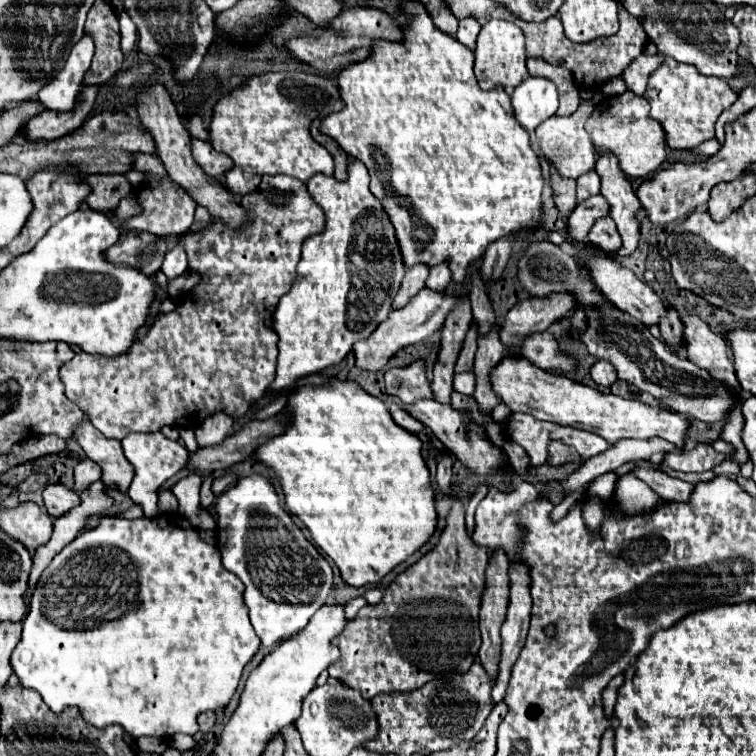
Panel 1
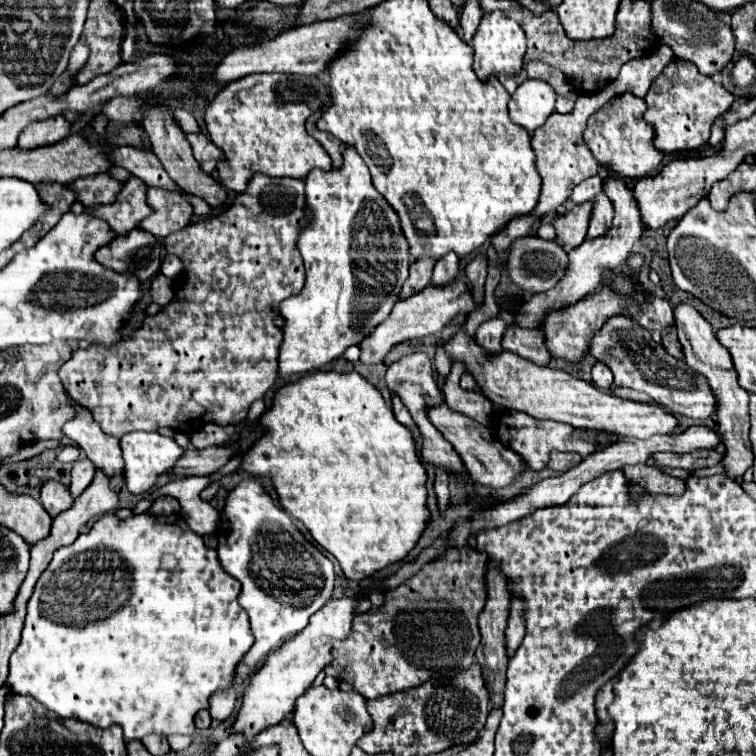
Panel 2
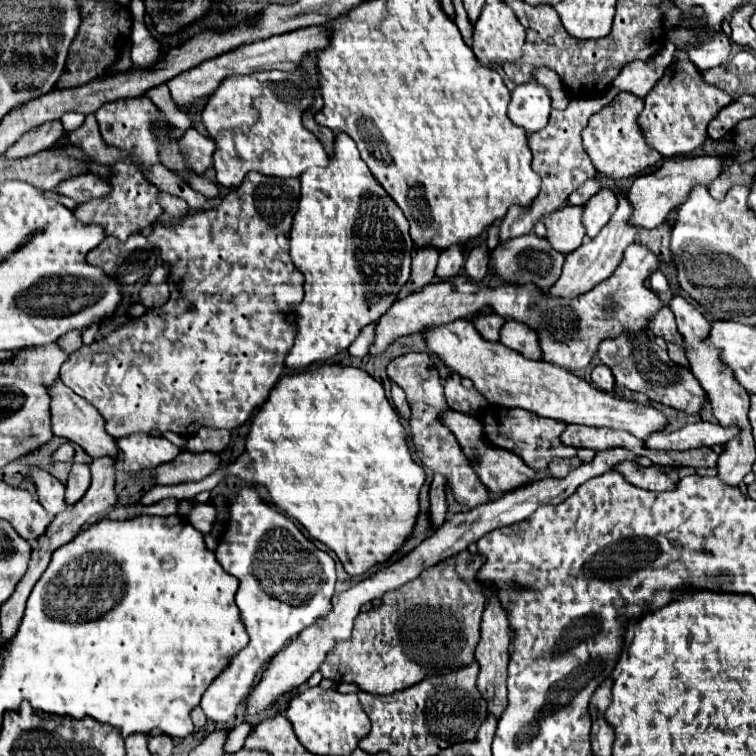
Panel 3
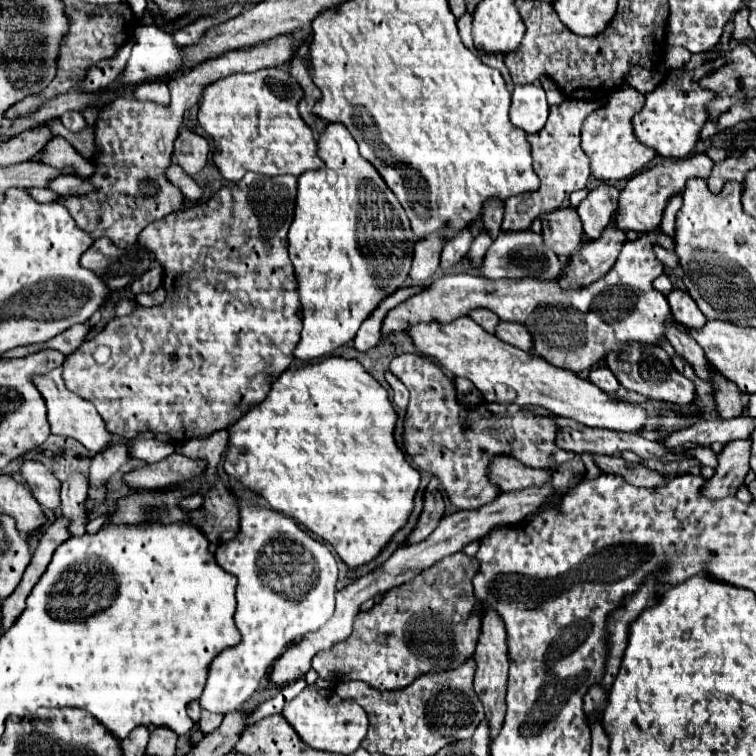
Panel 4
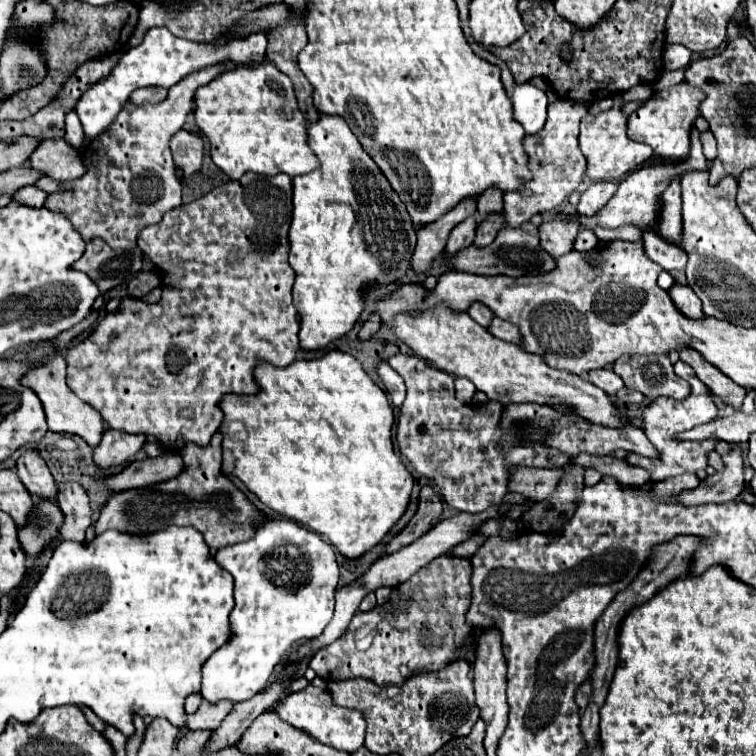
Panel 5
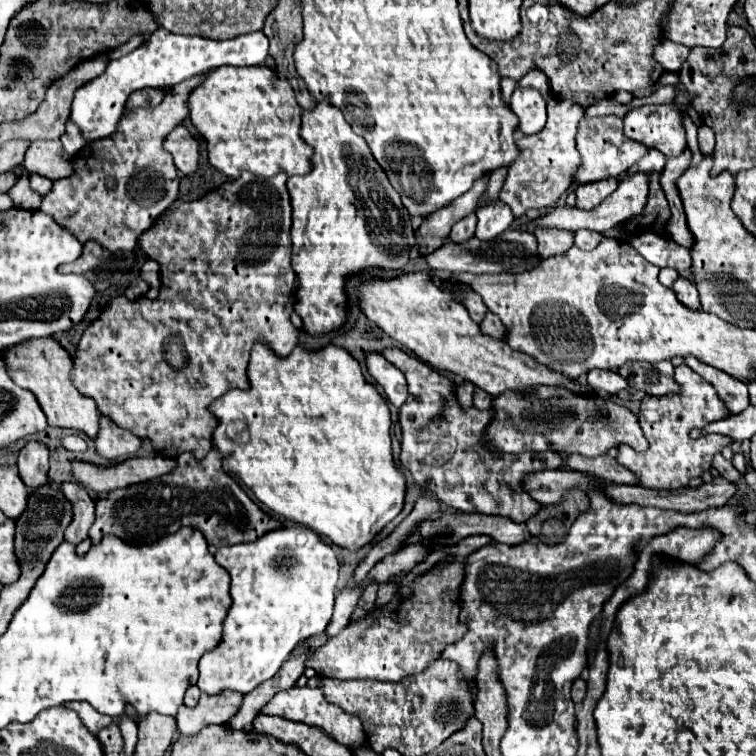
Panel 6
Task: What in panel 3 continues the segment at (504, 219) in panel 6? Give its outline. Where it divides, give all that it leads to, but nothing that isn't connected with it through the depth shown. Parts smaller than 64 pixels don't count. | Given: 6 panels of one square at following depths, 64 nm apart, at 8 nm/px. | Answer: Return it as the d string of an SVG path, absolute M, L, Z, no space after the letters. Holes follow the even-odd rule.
M486 246L474 248L470 252L470 256L468 256L466 264L464 264L464 270L474 282L486 280L486 274L488 274L488 252L486 252Z

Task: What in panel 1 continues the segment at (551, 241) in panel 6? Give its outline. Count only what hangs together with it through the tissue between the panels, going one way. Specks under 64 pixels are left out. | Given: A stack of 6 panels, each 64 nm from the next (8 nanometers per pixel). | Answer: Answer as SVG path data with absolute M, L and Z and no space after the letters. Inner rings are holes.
M590 196L584 202L578 202L574 212L568 218L568 236L574 240L586 240L590 228L596 220L610 214L610 204L604 196Z

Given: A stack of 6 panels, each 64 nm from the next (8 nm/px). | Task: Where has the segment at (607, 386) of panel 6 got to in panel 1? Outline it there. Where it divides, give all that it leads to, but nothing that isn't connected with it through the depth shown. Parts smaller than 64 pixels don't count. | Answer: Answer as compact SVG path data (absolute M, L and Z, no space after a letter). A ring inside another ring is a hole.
M598 360L598 362L590 368L590 376L592 376L592 380L594 380L598 386L604 386L604 388L610 388L610 386L618 380L618 374L616 374L614 366L612 366L608 360Z

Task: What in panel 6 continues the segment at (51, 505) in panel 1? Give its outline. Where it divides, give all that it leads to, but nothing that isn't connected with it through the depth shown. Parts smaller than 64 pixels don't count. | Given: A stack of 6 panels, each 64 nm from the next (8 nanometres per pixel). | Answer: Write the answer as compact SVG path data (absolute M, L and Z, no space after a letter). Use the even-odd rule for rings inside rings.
M28 442L18 452L18 472L22 482L38 490L48 484L48 448L40 442Z

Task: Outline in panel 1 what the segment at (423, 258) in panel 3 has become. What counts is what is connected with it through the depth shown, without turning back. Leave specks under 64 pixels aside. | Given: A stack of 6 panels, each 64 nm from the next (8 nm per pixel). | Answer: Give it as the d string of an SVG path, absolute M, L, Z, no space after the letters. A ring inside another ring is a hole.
M412 266L410 270L406 270L402 286L400 286L400 290L398 290L398 294L396 294L394 302L392 302L394 310L404 308L410 302L410 298L414 298L424 288L428 272L430 272L428 266Z

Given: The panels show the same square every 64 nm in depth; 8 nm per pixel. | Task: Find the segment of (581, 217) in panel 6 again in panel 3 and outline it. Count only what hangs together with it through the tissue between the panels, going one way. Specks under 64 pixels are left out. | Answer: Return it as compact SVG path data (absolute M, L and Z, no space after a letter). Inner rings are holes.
M702 156L702 158L678 158L678 160L664 160L664 164L646 176L638 176L628 190L628 198L634 206L630 216L630 224L636 228L658 228L668 220L672 210L678 210L688 198L696 184L710 186L714 178L718 178L726 168L722 156Z

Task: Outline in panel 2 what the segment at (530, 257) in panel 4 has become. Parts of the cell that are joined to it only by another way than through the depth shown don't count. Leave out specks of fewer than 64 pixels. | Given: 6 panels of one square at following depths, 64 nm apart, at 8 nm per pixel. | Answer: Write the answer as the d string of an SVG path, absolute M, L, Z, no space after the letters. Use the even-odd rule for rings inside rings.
M526 236L514 242L514 250L510 250L508 258L508 272L514 284L518 284L526 294L536 294L536 292L546 292L554 288L566 274L568 268L568 254L550 240L542 240L538 236Z

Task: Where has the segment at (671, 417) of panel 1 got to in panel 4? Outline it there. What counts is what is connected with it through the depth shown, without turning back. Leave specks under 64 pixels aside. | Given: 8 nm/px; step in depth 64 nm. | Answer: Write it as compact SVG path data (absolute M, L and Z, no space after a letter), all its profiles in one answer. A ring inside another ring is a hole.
M462 316L450 324L418 324L408 330L414 346L420 354L430 356L436 364L450 370L454 376L462 376L474 382L486 402L498 404L518 404L518 406L538 406L554 416L572 418L584 426L624 430L640 434L646 424L646 412L640 406L626 404L602 392L590 380L580 378L574 372L550 366L536 354L526 354L516 346L486 334L474 320ZM602 424L602 426L600 426ZM606 424L606 426L604 426Z

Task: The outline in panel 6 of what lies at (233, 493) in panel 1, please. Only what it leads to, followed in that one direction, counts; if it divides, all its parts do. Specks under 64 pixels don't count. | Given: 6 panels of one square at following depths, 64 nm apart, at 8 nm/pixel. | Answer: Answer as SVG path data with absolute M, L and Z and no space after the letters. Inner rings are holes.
M286 524L266 532L254 542L218 548L216 562L224 566L232 578L232 608L224 620L222 642L200 660L198 688L210 696L222 694L224 690L240 692L246 696L280 670L284 658L288 658L288 654L296 648L298 642L310 636L318 636L326 630L334 608L338 560L334 550L326 542L322 542L322 538L314 530Z

